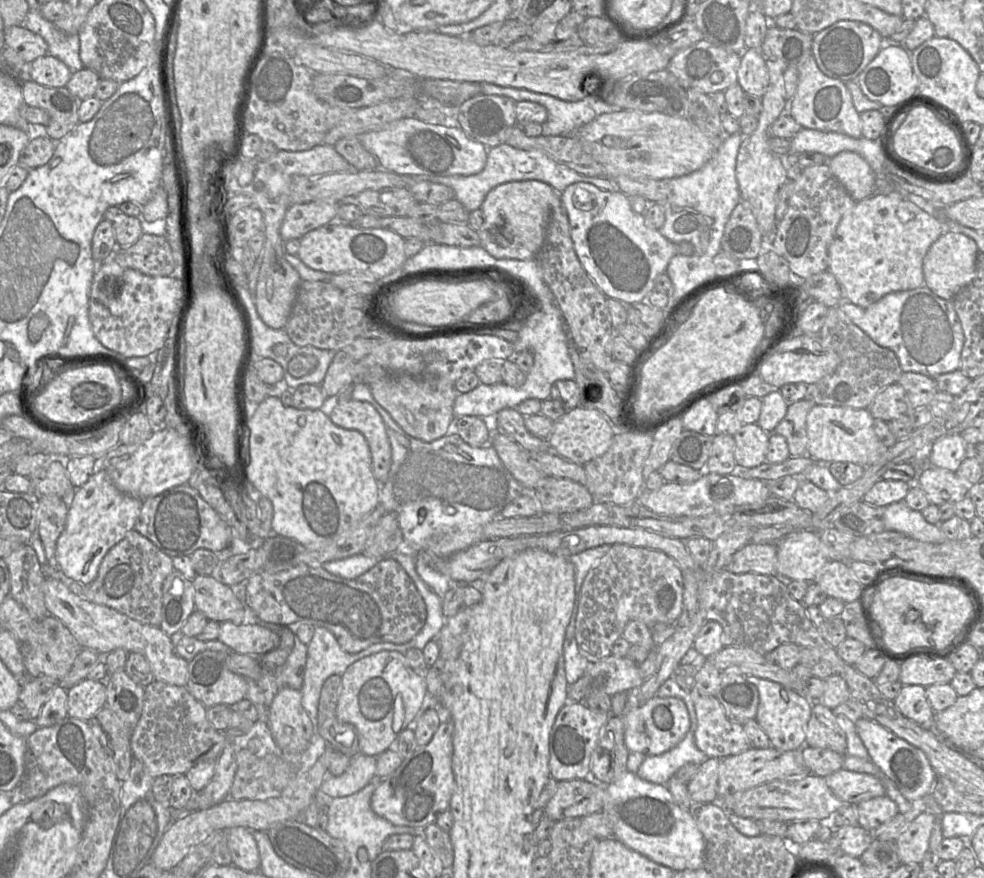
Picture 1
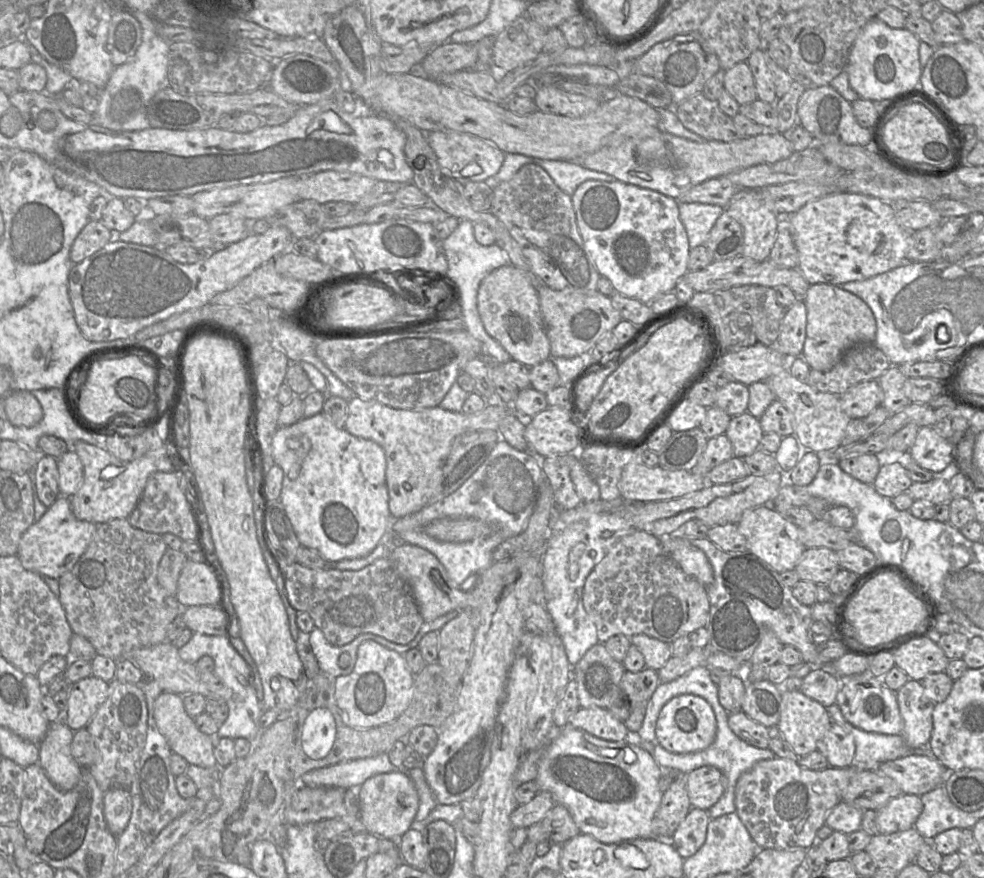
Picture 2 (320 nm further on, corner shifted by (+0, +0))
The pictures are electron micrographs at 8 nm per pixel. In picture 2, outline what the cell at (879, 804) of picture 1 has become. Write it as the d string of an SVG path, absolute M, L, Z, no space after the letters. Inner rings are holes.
M901 794L876 810L879 834L891 834L913 828L923 811L921 797Z

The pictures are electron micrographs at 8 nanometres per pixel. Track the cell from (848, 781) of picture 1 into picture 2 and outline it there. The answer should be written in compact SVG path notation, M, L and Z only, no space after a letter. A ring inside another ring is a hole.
M921 754L886 761L877 770L892 778L902 794L918 796L944 786L950 772L932 755Z

